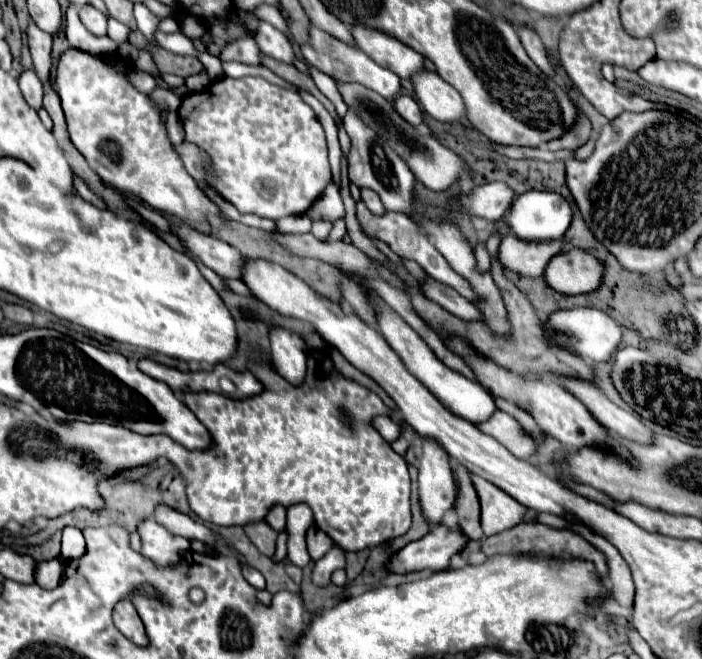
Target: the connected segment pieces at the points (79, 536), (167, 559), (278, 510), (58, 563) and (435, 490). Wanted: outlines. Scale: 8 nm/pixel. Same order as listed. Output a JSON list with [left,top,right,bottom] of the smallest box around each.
[[61,528,85,560],[139,522,190,568],[265,506,285,532],[35,558,65,590],[418,438,457,524]]

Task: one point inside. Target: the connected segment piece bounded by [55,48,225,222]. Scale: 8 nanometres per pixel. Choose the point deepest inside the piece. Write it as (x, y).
(119, 131)

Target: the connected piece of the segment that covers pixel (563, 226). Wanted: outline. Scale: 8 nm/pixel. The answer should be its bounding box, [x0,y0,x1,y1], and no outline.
[507,192,573,240]

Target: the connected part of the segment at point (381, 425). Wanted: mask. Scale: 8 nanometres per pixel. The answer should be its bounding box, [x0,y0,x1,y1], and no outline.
[373,416,397,442]

